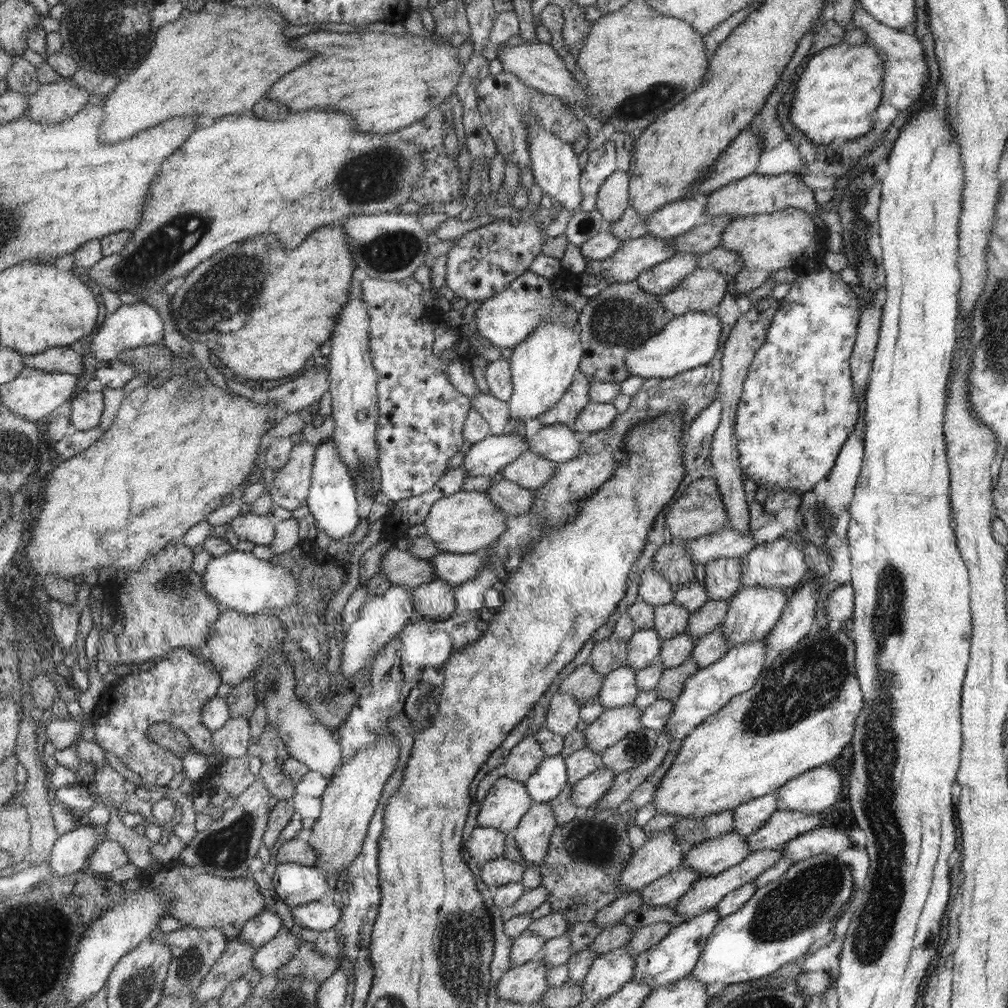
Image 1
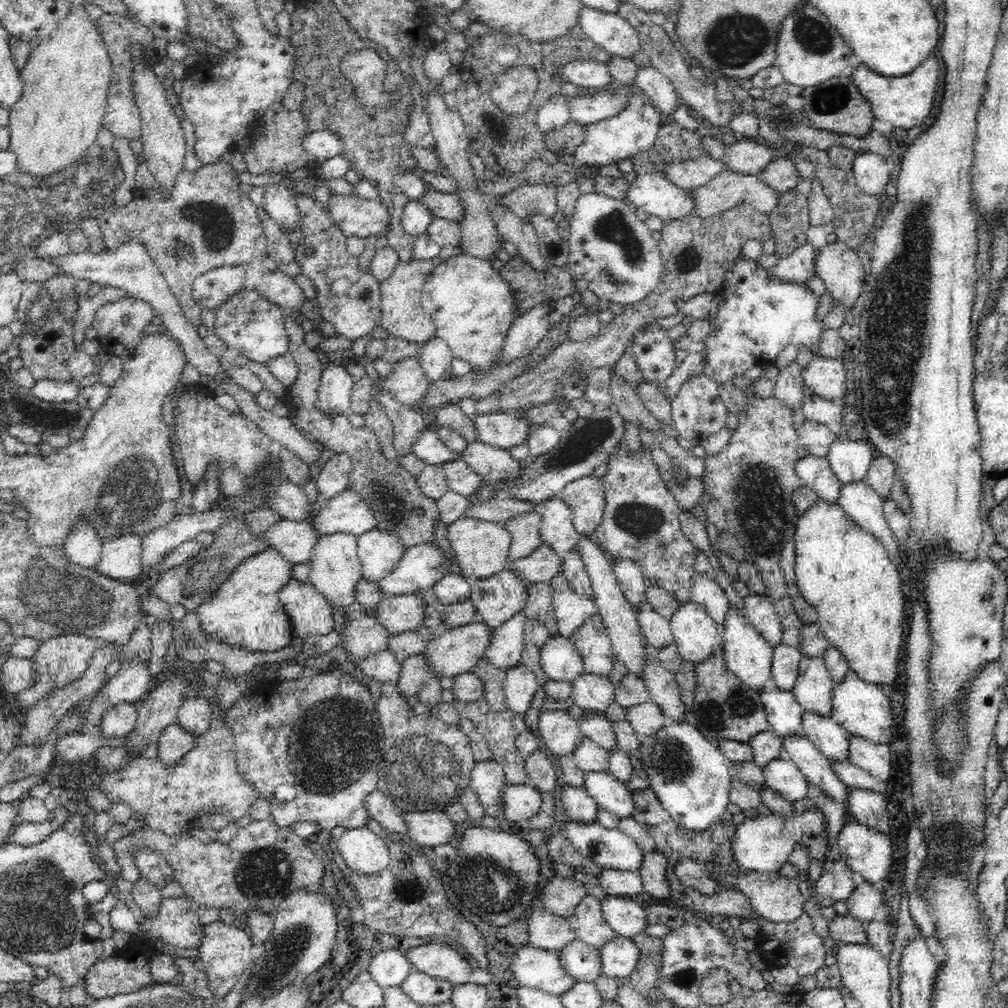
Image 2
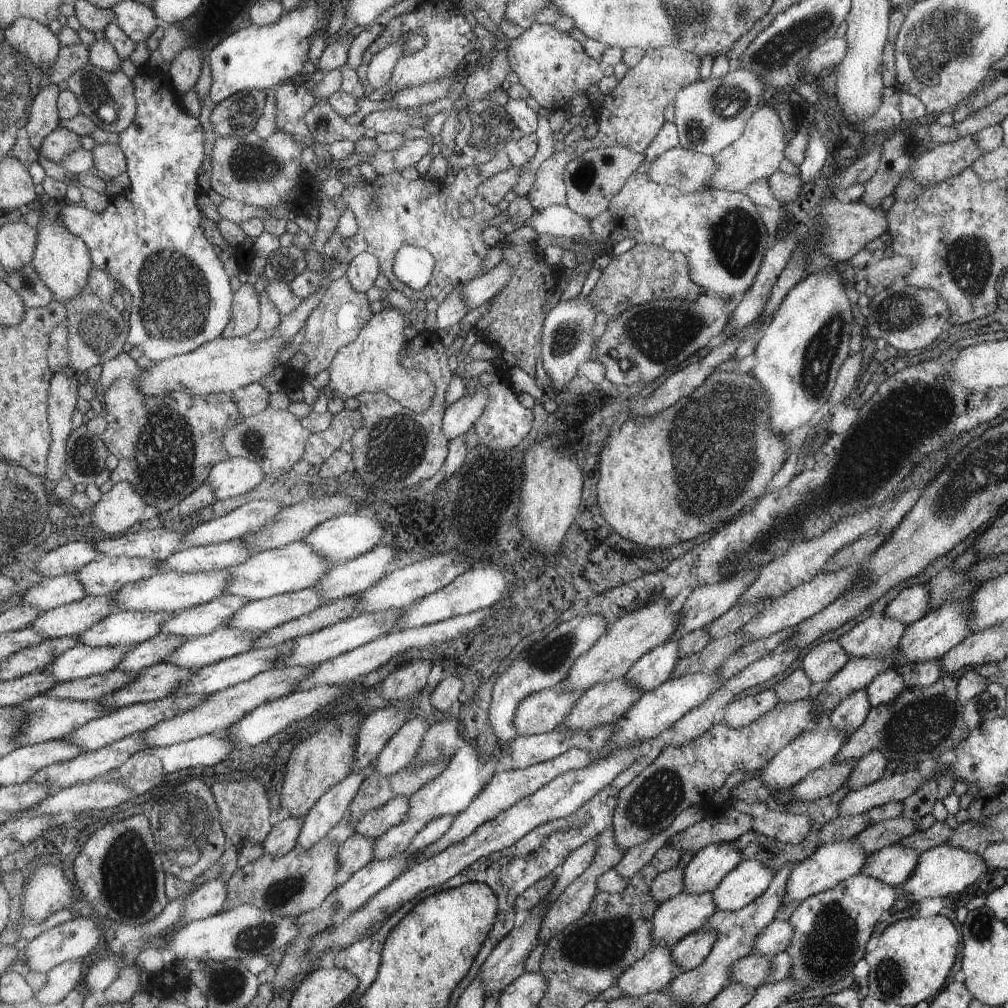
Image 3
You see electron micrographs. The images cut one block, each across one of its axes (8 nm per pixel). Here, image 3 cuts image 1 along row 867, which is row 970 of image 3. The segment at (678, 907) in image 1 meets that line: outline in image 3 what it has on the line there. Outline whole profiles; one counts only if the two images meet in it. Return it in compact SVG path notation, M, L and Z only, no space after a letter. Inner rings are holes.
M757 953L746 956L731 967L731 982L758 989L772 971L771 958Z

